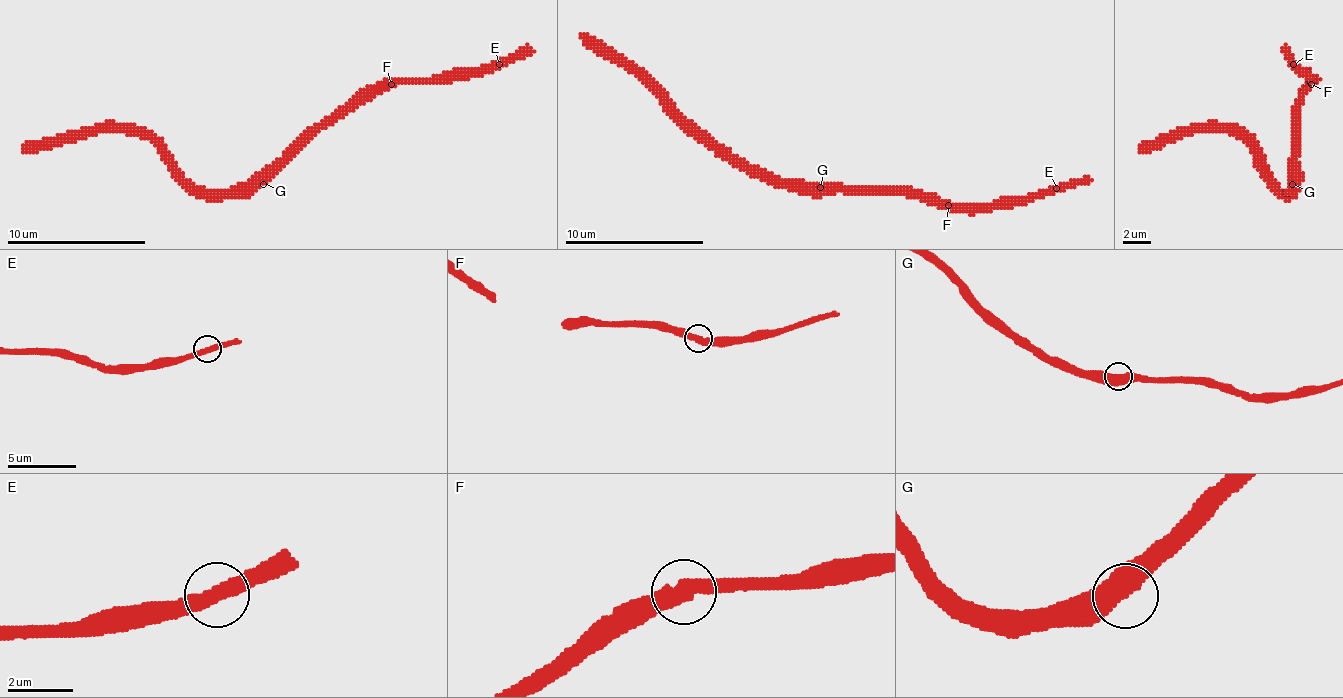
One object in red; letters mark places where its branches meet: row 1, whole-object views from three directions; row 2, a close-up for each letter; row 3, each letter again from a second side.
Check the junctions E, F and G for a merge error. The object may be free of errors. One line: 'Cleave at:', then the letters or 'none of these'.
Cleave at: none of these

